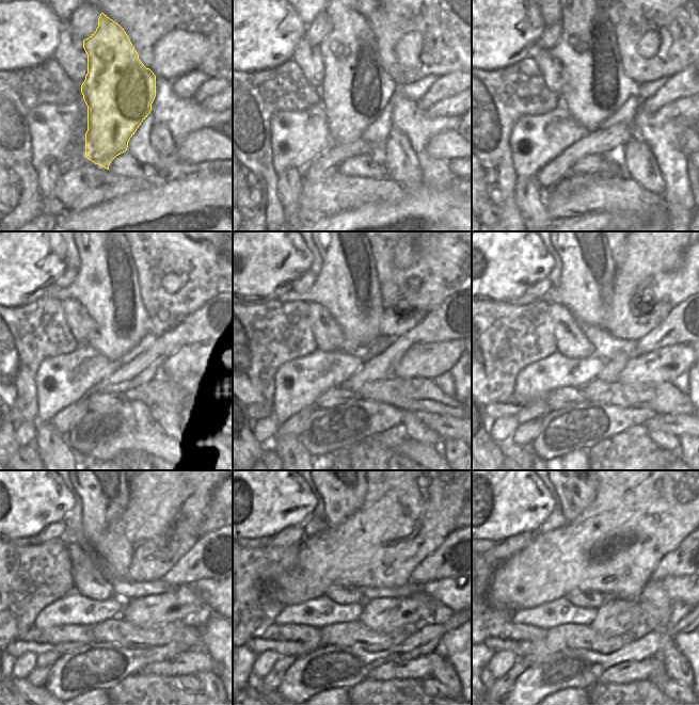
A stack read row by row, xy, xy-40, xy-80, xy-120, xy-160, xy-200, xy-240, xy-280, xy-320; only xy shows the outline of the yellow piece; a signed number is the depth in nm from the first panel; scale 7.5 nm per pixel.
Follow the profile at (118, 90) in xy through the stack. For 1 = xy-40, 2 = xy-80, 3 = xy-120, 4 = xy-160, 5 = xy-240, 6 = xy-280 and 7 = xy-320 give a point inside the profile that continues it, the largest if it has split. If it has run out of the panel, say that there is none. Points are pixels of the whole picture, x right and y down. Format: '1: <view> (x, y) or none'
1: xy-40 (355, 90)
2: xy-80 (597, 87)
3: xy-120 (107, 285)
4: xy-160 (347, 286)
5: xy-240 (105, 492)
6: xy-280 (343, 492)
7: xy-320 (576, 492)

